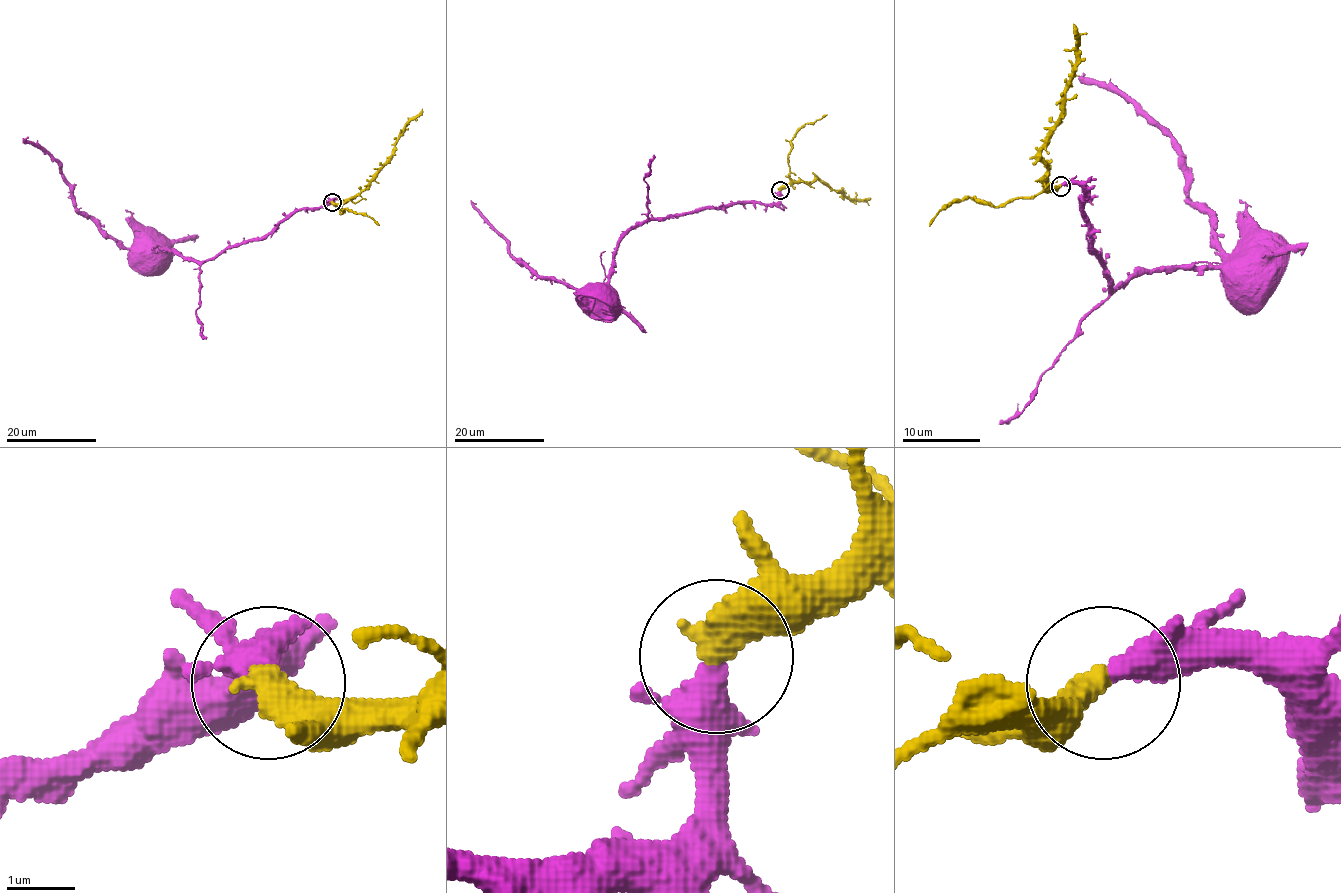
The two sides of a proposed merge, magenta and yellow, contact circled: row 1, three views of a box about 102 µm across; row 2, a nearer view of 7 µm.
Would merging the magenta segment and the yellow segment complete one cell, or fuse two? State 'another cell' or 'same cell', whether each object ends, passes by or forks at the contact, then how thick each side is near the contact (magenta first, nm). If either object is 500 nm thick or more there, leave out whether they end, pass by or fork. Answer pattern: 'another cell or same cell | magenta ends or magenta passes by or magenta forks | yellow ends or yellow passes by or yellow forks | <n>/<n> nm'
same cell | 340/500 nm

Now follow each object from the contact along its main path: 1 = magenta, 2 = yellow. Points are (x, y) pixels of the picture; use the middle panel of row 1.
1: (780, 191), (771, 203), (639, 221), (620, 240), (612, 272), (572, 289), (514, 257), (470, 200)
2: (780, 190), (815, 178), (850, 199), (870, 198)

